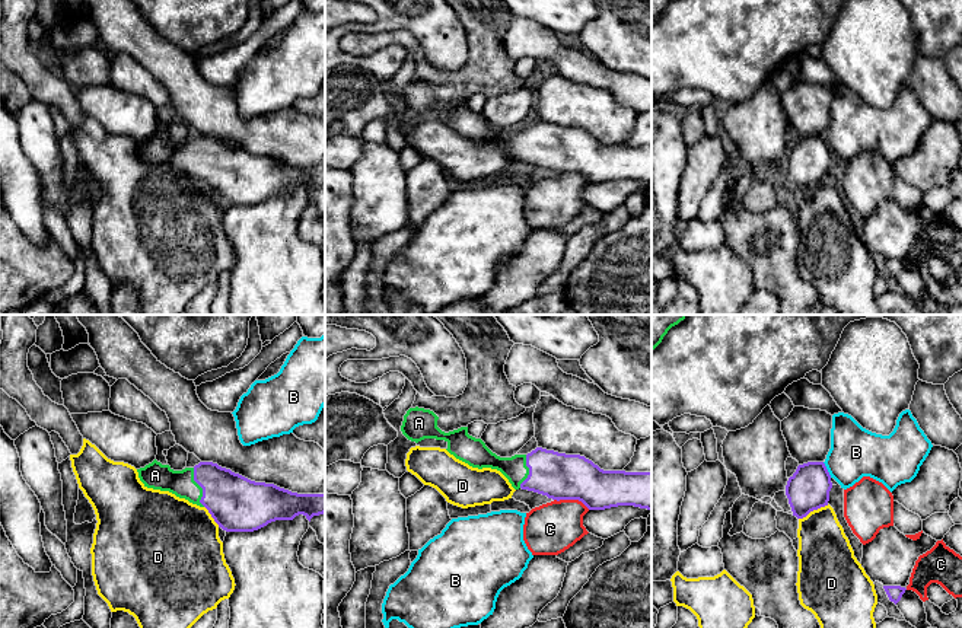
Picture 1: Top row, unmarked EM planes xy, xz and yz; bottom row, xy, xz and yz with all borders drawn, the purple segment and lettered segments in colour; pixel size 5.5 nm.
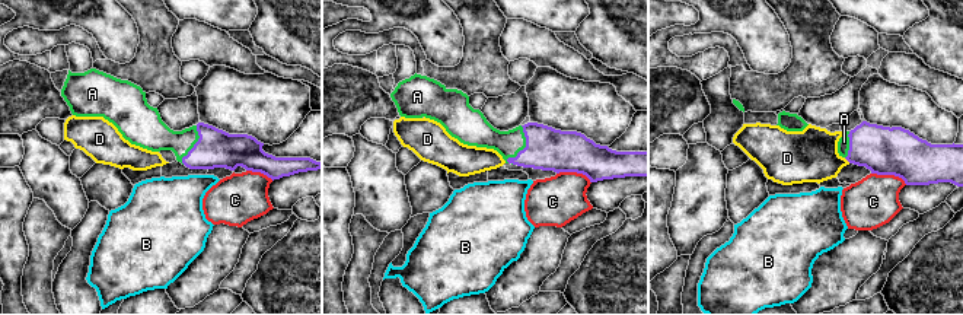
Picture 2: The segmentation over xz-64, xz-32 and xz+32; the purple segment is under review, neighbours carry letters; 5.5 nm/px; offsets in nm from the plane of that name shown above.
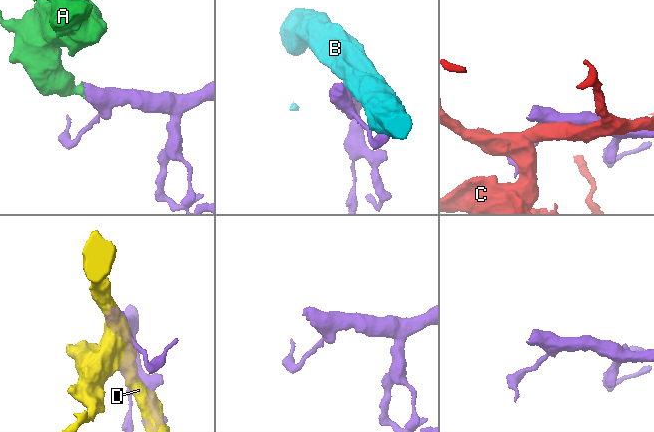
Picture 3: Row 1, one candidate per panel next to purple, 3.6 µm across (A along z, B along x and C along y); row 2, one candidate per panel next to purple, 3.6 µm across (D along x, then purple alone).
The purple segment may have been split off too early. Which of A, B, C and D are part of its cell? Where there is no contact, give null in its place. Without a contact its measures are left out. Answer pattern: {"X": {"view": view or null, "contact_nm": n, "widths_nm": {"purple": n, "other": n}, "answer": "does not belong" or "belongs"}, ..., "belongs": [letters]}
{"A": {"view": "xy", "contact_nm": 220, "widths_nm": {"purple": 300, "other": 140}, "answer": "belongs"}, "B": {"view": "yz", "contact_nm": 100, "widths_nm": {"purple": 240, "other": 280}, "answer": "does not belong"}, "C": {"view": "xz", "contact_nm": 200, "widths_nm": {"purple": 260, "other": 280}, "answer": "does not belong"}, "D": {"view": "yz", "contact_nm": 190, "widths_nm": {"purple": 240, "other": 300}, "answer": "does not belong"}, "belongs": ["A"]}

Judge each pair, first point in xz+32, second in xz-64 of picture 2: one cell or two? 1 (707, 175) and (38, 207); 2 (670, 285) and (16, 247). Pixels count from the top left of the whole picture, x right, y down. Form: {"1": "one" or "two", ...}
{"1": "two", "2": "two"}

